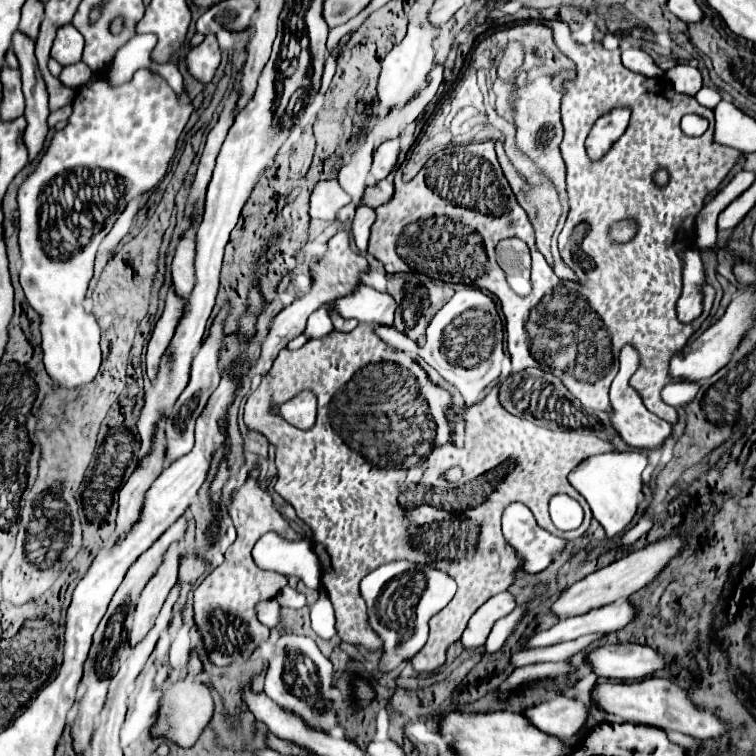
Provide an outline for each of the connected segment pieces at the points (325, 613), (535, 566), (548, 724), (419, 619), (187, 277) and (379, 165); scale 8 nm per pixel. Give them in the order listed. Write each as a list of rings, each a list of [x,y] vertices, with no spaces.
[[[325,590],[319,592],[319,598],[315,604],[309,606],[309,612],[311,612],[311,624],[313,624],[313,630],[329,640],[331,636],[335,636],[335,616],[333,616],[333,606],[331,606],[331,600],[327,596]]]
[[[513,502],[505,508],[503,518],[503,536],[509,546],[523,560],[523,572],[537,574],[551,564],[551,556],[557,550],[565,548],[565,540],[553,536],[537,524],[531,510],[519,502]]]
[[[557,696],[549,702],[537,704],[533,708],[527,708],[523,716],[529,720],[531,726],[537,730],[557,736],[561,740],[567,740],[575,736],[589,716],[589,702],[571,698],[571,696]]]
[[[393,560],[389,564],[379,566],[377,570],[373,570],[371,574],[367,574],[363,578],[361,592],[363,592],[363,598],[367,602],[369,626],[383,642],[381,658],[379,658],[379,672],[383,672],[383,674],[393,672],[403,662],[411,660],[425,646],[427,636],[429,636],[429,620],[431,620],[431,616],[435,612],[439,612],[447,602],[451,602],[451,598],[455,596],[455,590],[457,590],[457,584],[453,582],[453,578],[445,570],[439,570],[429,562],[417,564],[417,562],[411,562],[411,560]]]
[[[197,226],[189,228],[179,246],[177,246],[177,254],[173,258],[173,286],[175,290],[185,298],[185,302],[189,300],[191,294],[191,284],[193,280],[193,256],[195,256],[195,232]]]
[[[399,138],[381,144],[373,154],[373,164],[371,164],[371,170],[369,170],[369,178],[373,182],[383,180],[393,170],[395,162],[397,162],[397,154],[399,154]]]

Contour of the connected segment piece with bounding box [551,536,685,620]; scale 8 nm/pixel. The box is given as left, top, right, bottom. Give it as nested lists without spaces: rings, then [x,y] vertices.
[[[667,536],[655,544],[649,544],[647,548],[643,550],[637,550],[637,552],[631,552],[629,556],[589,574],[587,578],[575,582],[569,590],[565,590],[551,606],[551,614],[557,616],[559,620],[563,618],[571,618],[571,616],[581,616],[581,614],[587,614],[589,610],[595,610],[595,608],[601,608],[601,606],[607,606],[611,602],[617,602],[617,600],[627,600],[633,592],[637,592],[639,588],[647,586],[651,580],[655,580],[655,576],[665,568],[667,560],[671,560],[671,556],[675,552],[679,552],[679,548],[683,548],[683,540],[679,536]]]

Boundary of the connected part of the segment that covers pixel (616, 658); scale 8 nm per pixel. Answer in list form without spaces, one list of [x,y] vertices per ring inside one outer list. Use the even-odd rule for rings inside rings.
[[[607,644],[591,650],[587,664],[601,678],[641,680],[663,668],[663,658],[649,646]]]

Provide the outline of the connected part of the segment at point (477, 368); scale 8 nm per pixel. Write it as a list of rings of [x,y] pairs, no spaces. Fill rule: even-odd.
[[[459,286],[457,294],[435,314],[427,328],[427,342],[419,356],[451,382],[471,404],[487,384],[497,380],[505,358],[505,326],[495,300],[475,286]]]

